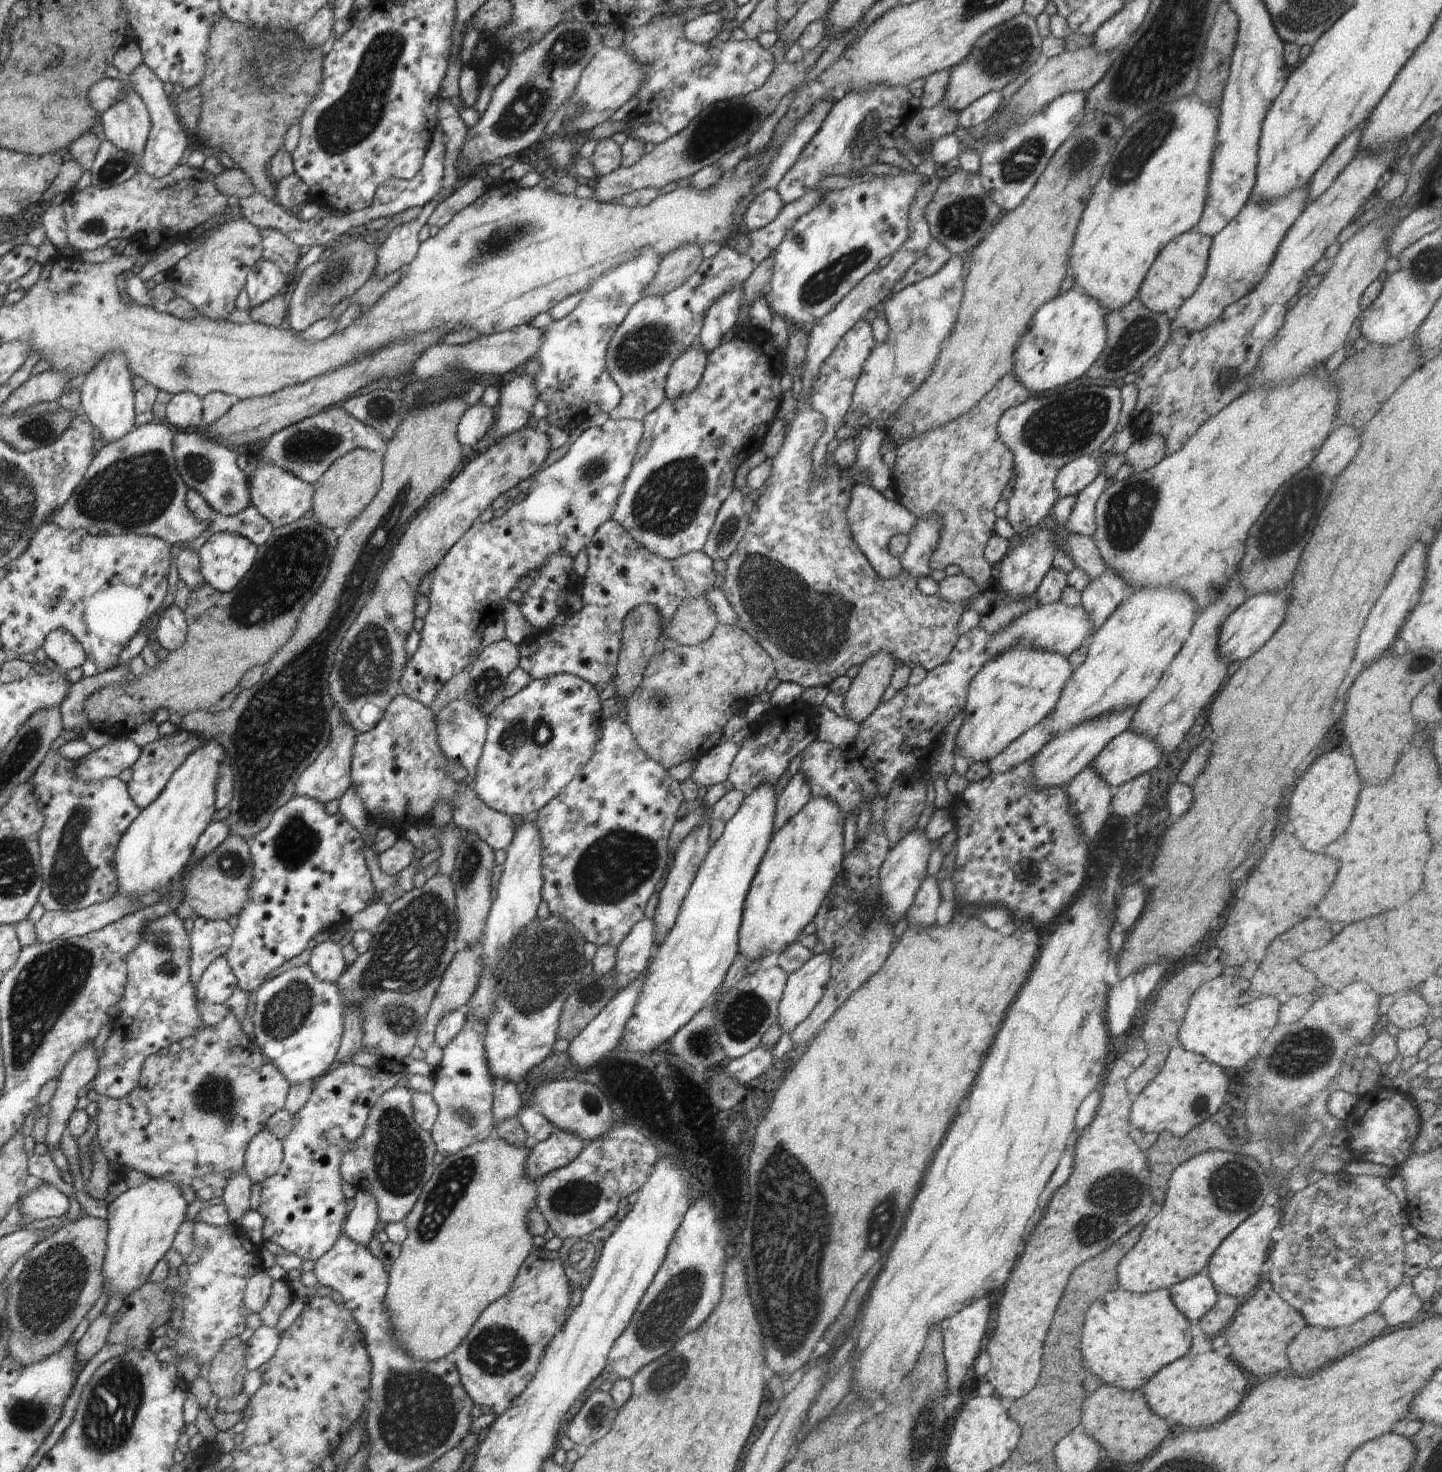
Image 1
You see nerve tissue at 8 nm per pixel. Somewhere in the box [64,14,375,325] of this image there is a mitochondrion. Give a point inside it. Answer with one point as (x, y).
(271, 57)

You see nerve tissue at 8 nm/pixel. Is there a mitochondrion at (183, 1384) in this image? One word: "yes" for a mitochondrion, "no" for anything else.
no

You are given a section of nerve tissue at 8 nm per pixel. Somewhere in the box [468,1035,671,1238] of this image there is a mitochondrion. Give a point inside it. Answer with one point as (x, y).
(577, 1197)

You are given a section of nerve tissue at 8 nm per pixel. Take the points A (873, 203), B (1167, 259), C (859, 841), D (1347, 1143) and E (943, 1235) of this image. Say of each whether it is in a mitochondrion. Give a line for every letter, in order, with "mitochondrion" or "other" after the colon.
A: other
B: other
C: other
D: other
E: other

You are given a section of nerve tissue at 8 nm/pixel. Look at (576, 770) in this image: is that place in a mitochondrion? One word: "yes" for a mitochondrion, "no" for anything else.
no

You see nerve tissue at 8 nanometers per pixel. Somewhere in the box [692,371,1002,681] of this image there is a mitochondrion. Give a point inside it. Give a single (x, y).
(806, 628)

